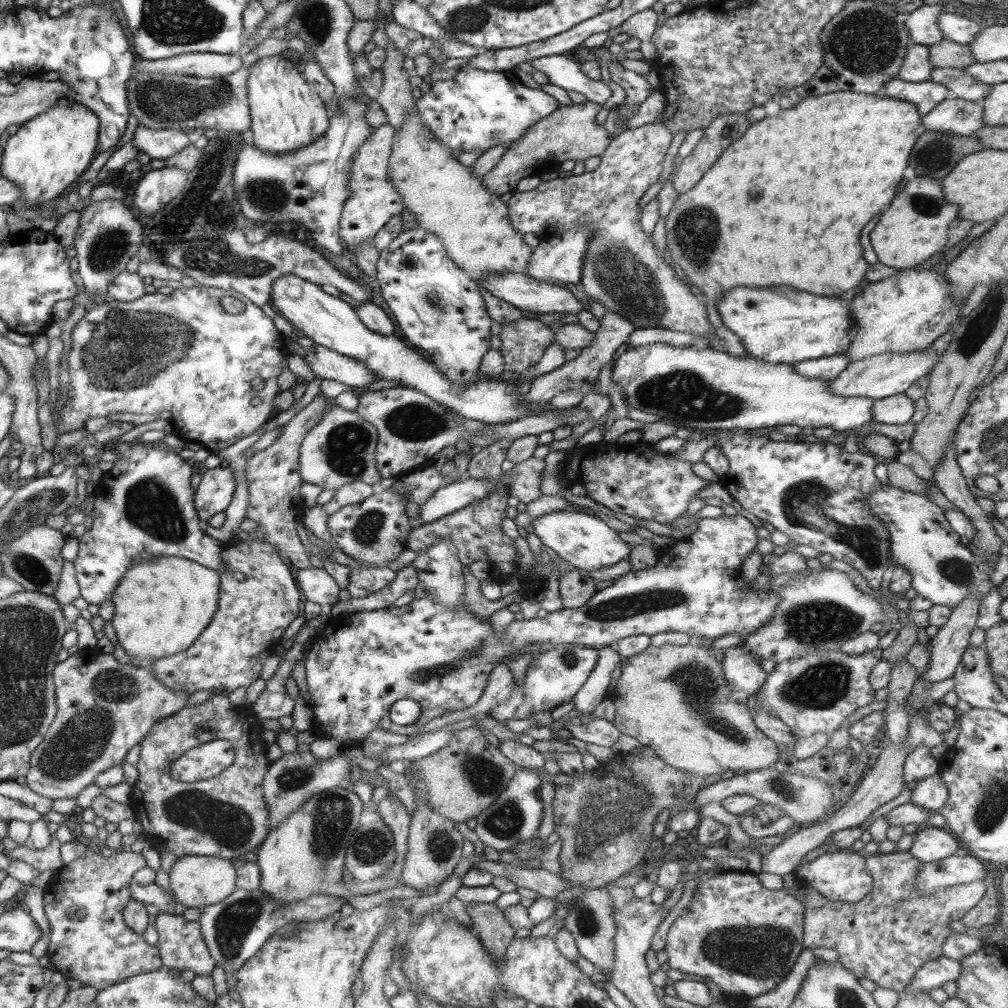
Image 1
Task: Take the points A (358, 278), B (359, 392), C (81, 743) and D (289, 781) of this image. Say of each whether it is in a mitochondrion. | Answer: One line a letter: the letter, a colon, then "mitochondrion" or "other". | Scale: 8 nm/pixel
A: other
B: other
C: mitochondrion
D: mitochondrion

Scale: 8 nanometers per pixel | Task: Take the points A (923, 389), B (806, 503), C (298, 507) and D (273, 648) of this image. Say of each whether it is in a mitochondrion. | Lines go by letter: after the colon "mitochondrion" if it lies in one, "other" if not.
A: other
B: mitochondrion
C: other
D: other

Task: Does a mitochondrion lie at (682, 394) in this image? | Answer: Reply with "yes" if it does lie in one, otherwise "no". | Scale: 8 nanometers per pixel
yes

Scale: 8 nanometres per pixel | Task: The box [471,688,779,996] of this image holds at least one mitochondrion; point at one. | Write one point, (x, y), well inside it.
(614, 806)

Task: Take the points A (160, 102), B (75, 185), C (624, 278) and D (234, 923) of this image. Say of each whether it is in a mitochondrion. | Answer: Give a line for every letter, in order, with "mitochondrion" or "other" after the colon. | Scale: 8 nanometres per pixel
A: mitochondrion
B: other
C: mitochondrion
D: mitochondrion

